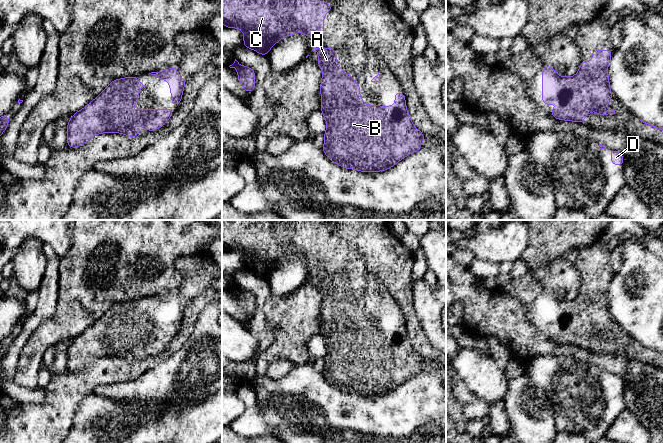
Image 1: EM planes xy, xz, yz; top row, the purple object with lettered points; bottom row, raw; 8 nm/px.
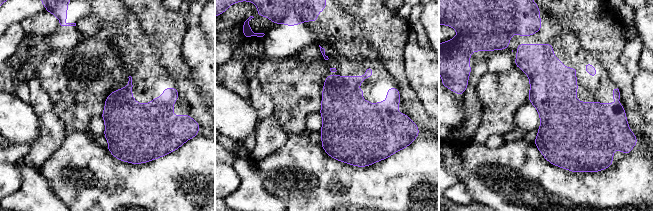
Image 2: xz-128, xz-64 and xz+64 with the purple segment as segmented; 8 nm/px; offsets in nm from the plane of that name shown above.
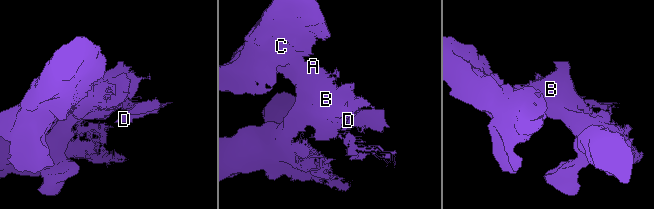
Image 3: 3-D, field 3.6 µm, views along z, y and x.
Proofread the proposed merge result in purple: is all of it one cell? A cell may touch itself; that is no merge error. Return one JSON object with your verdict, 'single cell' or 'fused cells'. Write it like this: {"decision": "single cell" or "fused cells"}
{"decision": "single cell"}

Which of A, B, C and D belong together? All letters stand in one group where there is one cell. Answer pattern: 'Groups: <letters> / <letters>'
Groups: A B C D

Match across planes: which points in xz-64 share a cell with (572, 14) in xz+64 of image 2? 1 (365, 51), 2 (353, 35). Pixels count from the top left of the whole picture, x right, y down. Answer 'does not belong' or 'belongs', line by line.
1: does not belong
2: does not belong

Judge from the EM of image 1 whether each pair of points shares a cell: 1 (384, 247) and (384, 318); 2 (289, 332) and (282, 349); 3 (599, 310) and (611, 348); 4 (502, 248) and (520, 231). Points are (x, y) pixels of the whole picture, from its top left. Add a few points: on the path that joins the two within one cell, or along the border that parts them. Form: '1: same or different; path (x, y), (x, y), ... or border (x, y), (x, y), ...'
1: different; border (367, 268), (383, 283), (390, 294)
2: same; path (289, 336), (289, 342), (286, 345)
3: same; path (599, 319), (599, 328), (607, 339)
4: same; path (506, 244), (516, 234)

